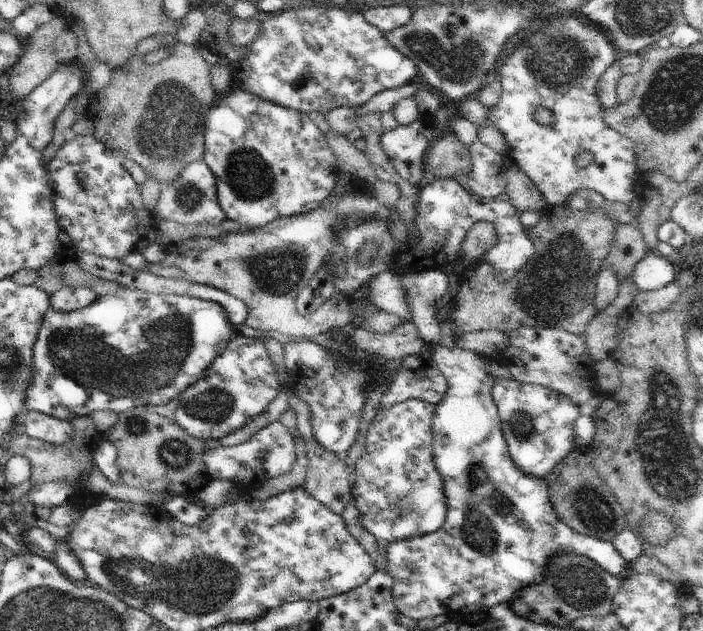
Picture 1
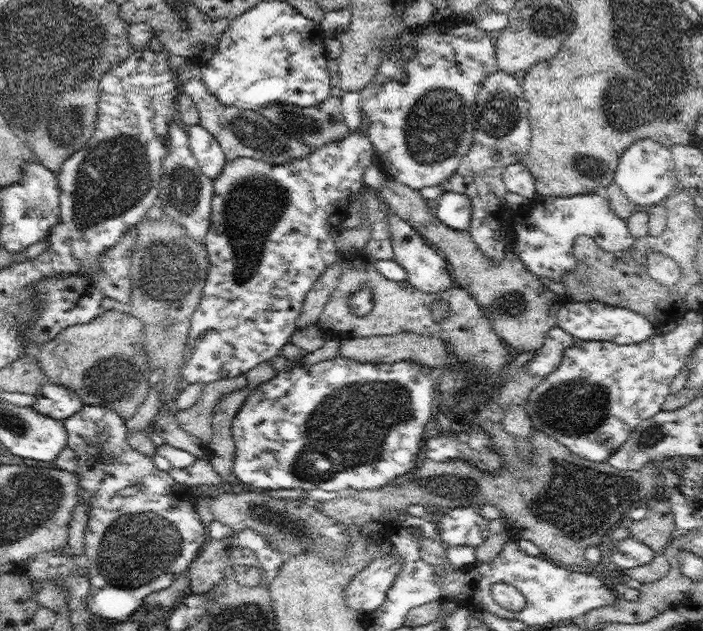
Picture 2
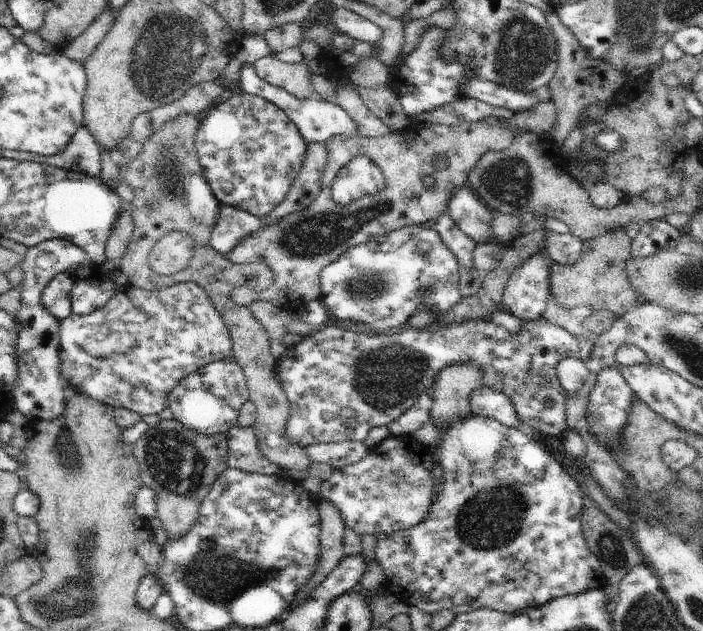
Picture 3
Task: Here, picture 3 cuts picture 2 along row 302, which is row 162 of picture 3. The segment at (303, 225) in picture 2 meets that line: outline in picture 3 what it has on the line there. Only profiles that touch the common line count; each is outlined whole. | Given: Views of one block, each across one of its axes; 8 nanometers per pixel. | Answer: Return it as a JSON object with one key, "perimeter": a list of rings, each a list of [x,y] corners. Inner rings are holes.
{"perimeter":[[[234,92],[224,96],[200,118],[195,147],[202,167],[202,178],[211,186],[222,205],[230,205],[263,218],[278,206],[301,171],[308,143],[283,109],[252,93]]]}

